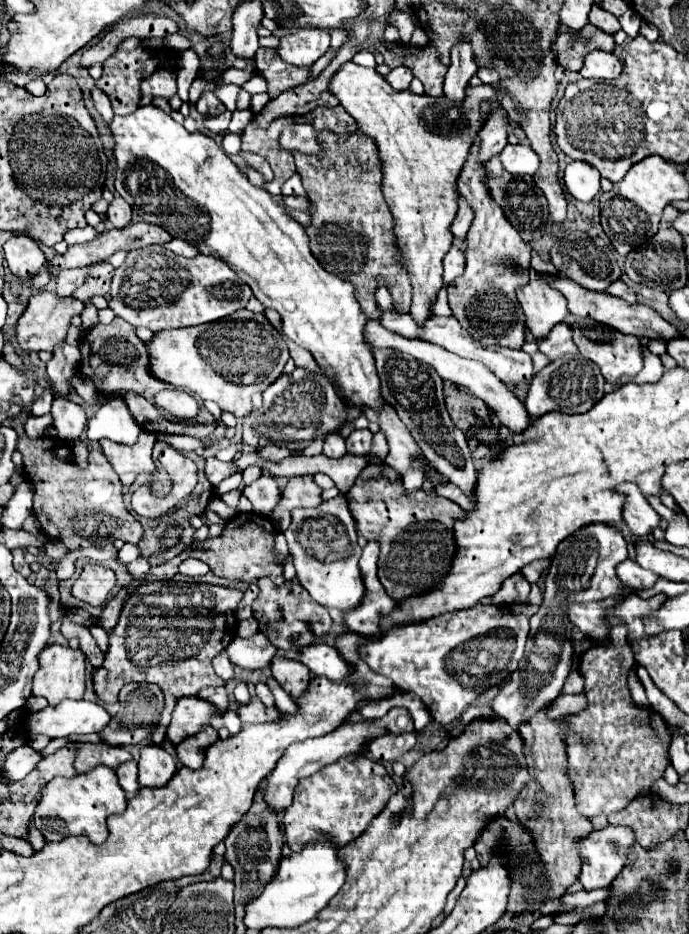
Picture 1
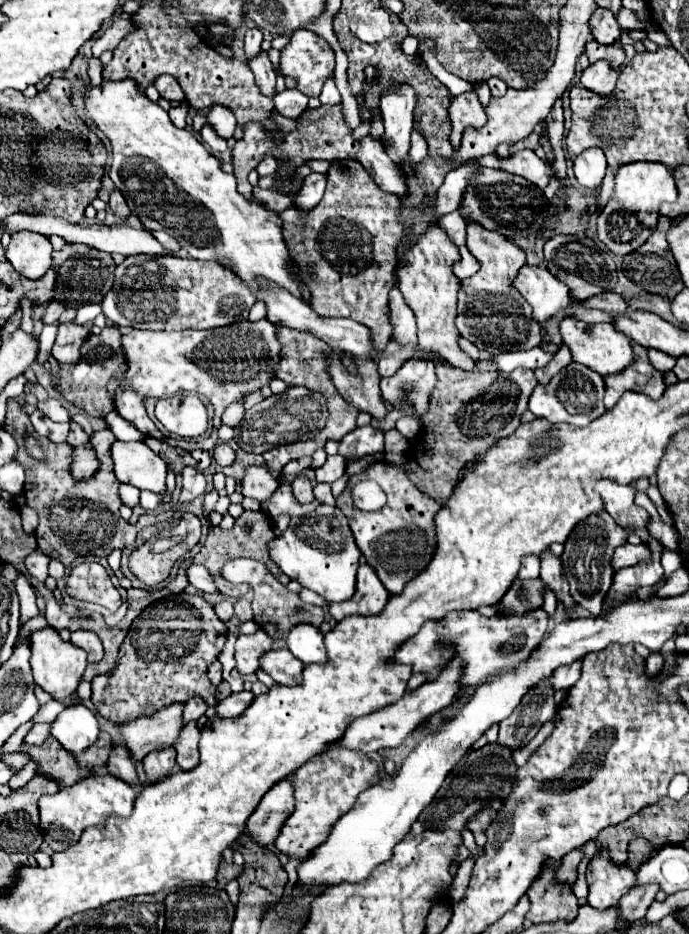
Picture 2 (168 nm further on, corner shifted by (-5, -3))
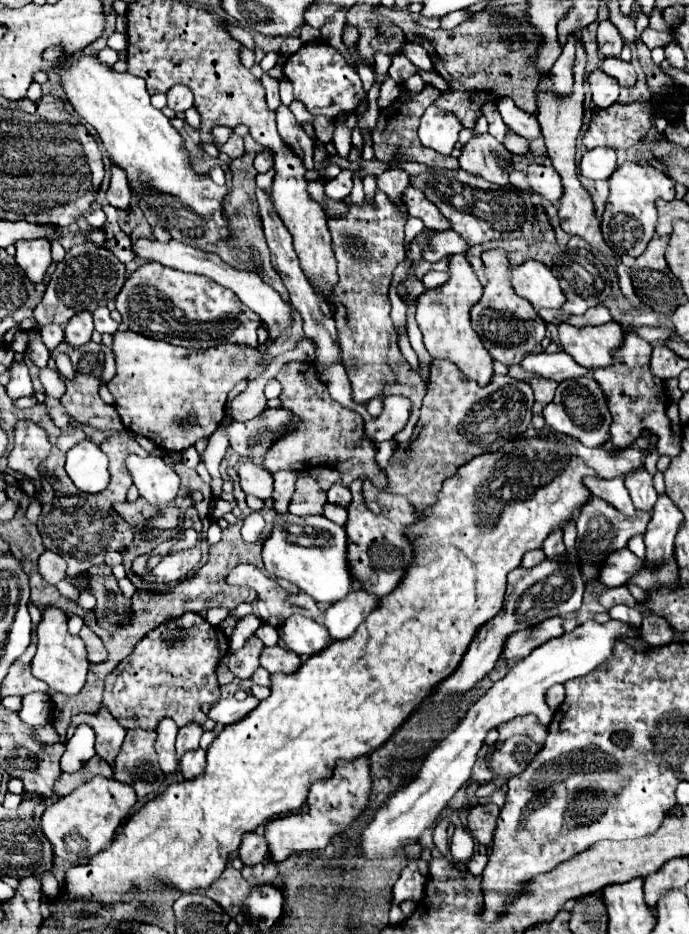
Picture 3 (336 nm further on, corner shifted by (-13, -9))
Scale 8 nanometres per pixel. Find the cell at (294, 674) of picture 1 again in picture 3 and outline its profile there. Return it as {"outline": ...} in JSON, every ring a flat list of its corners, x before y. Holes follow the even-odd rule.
{"outline":[[264,646,262,650,262,656,260,656,260,666,266,668,270,674,274,672,284,672,284,674,290,674,290,672,296,672,300,668,302,660,298,654,286,650,286,648,280,648,280,646]]}

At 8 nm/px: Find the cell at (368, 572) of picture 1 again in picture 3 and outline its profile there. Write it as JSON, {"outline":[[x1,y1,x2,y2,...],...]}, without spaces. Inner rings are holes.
{"outline":[[352,590,346,600,332,604,324,612,324,626,330,632,330,642,346,640,378,606,378,600,378,596,372,596,366,590]]}

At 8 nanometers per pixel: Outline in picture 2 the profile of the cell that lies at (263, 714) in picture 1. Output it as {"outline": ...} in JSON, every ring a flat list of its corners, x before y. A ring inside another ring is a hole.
{"outline":[[240,692,240,694,230,694,228,698,224,698,216,710,220,718,238,718,242,716,242,712,246,712,246,708,250,706,250,702,254,700,252,692]]}

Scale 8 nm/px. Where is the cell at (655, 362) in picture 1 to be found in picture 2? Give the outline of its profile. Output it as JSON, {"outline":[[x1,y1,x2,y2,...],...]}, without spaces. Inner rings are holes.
{"outline":[[632,342,632,348,634,348,634,366,630,366,628,370,622,370,616,376,604,378,604,382,606,382,604,404,608,408,612,408,620,400,620,396,628,390,638,390,652,398,660,398,666,390,664,374,650,364,648,350,634,342]]}

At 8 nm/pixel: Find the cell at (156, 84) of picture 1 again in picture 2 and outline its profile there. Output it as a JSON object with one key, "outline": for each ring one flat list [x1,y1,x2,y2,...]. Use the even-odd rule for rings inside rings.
{"outline":[[162,74,162,78,158,78,158,80,154,82,154,86,156,86,156,90,160,92,160,96,166,98,168,102,182,102,182,100,184,100,184,92,182,92,182,88,180,88,180,84,176,82,174,76]]}

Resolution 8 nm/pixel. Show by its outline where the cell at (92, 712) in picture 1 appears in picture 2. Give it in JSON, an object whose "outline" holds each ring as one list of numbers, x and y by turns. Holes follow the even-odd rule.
{"outline":[[70,704,66,706,58,718,52,722,50,734,72,754,80,754,100,734,100,724,94,714,84,704]]}

